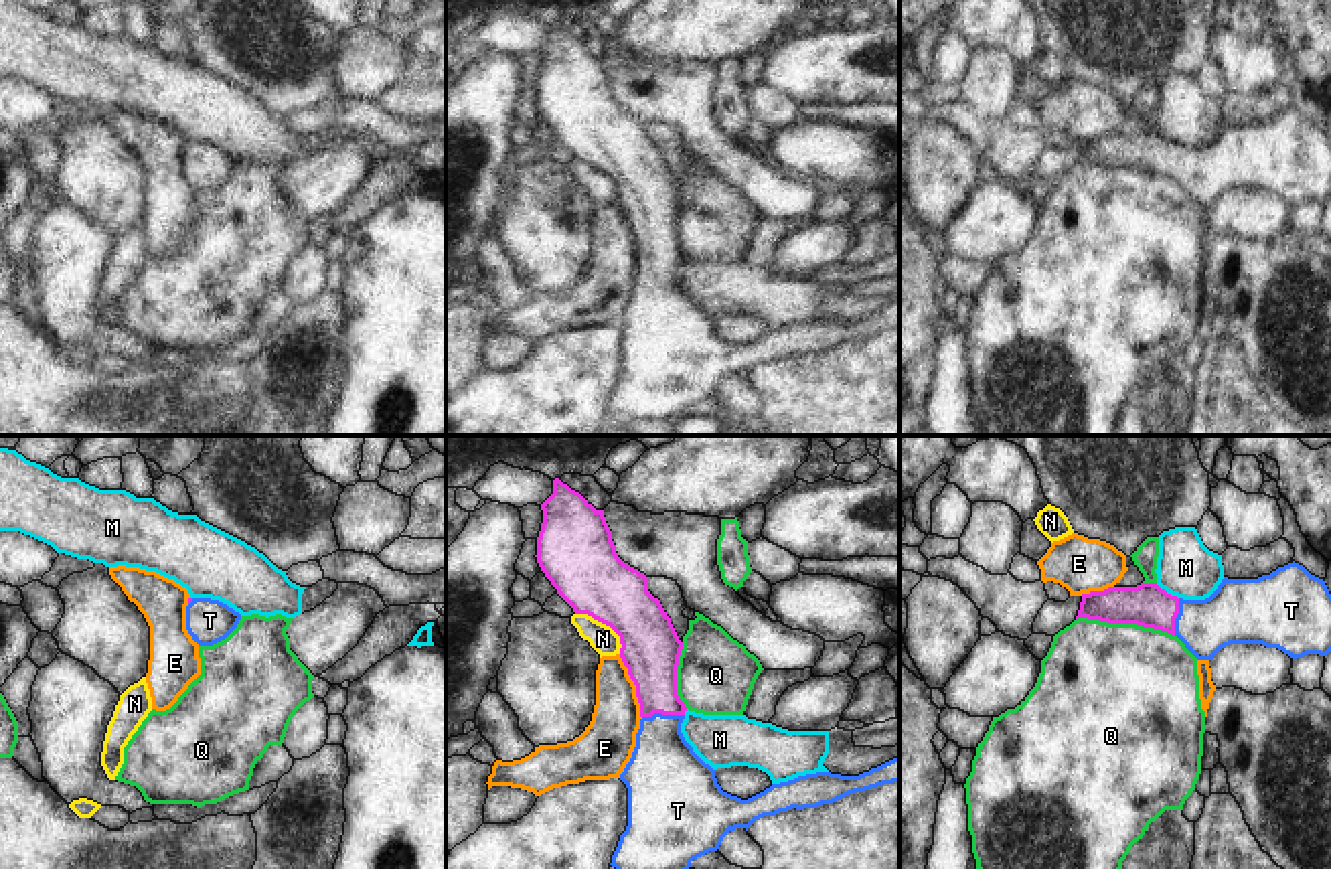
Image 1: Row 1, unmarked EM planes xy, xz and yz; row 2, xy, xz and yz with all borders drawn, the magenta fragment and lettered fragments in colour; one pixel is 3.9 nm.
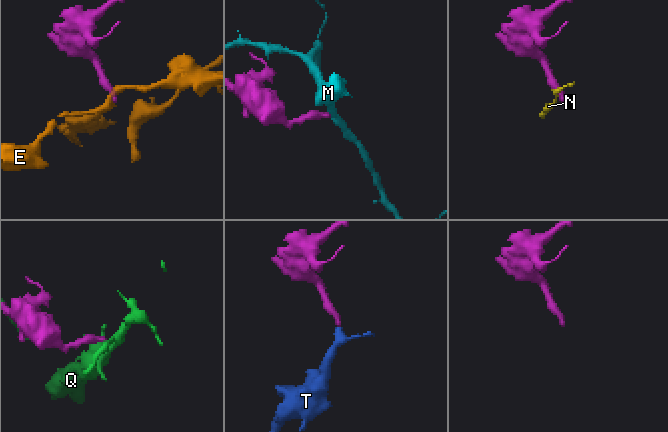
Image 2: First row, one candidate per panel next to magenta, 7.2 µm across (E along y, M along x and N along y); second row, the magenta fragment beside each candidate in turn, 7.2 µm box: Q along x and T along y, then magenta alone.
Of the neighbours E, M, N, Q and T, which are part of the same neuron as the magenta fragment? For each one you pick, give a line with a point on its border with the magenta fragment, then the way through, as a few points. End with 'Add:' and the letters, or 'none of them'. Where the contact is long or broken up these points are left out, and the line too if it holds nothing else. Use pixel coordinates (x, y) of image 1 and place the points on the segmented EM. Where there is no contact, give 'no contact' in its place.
T: xz (663, 714) | across xz (651, 653), (663, 714), (665, 776)
Add: T

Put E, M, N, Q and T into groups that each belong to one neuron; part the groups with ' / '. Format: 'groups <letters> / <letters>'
groups E / M / N / Q / T

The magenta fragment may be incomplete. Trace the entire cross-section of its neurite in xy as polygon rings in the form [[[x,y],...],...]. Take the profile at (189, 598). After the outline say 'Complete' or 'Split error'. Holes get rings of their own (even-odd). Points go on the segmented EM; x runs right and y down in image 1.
[[[188,598],[186,630],[199,646],[225,640],[239,624],[241,614],[211,598]]]. Split error.

